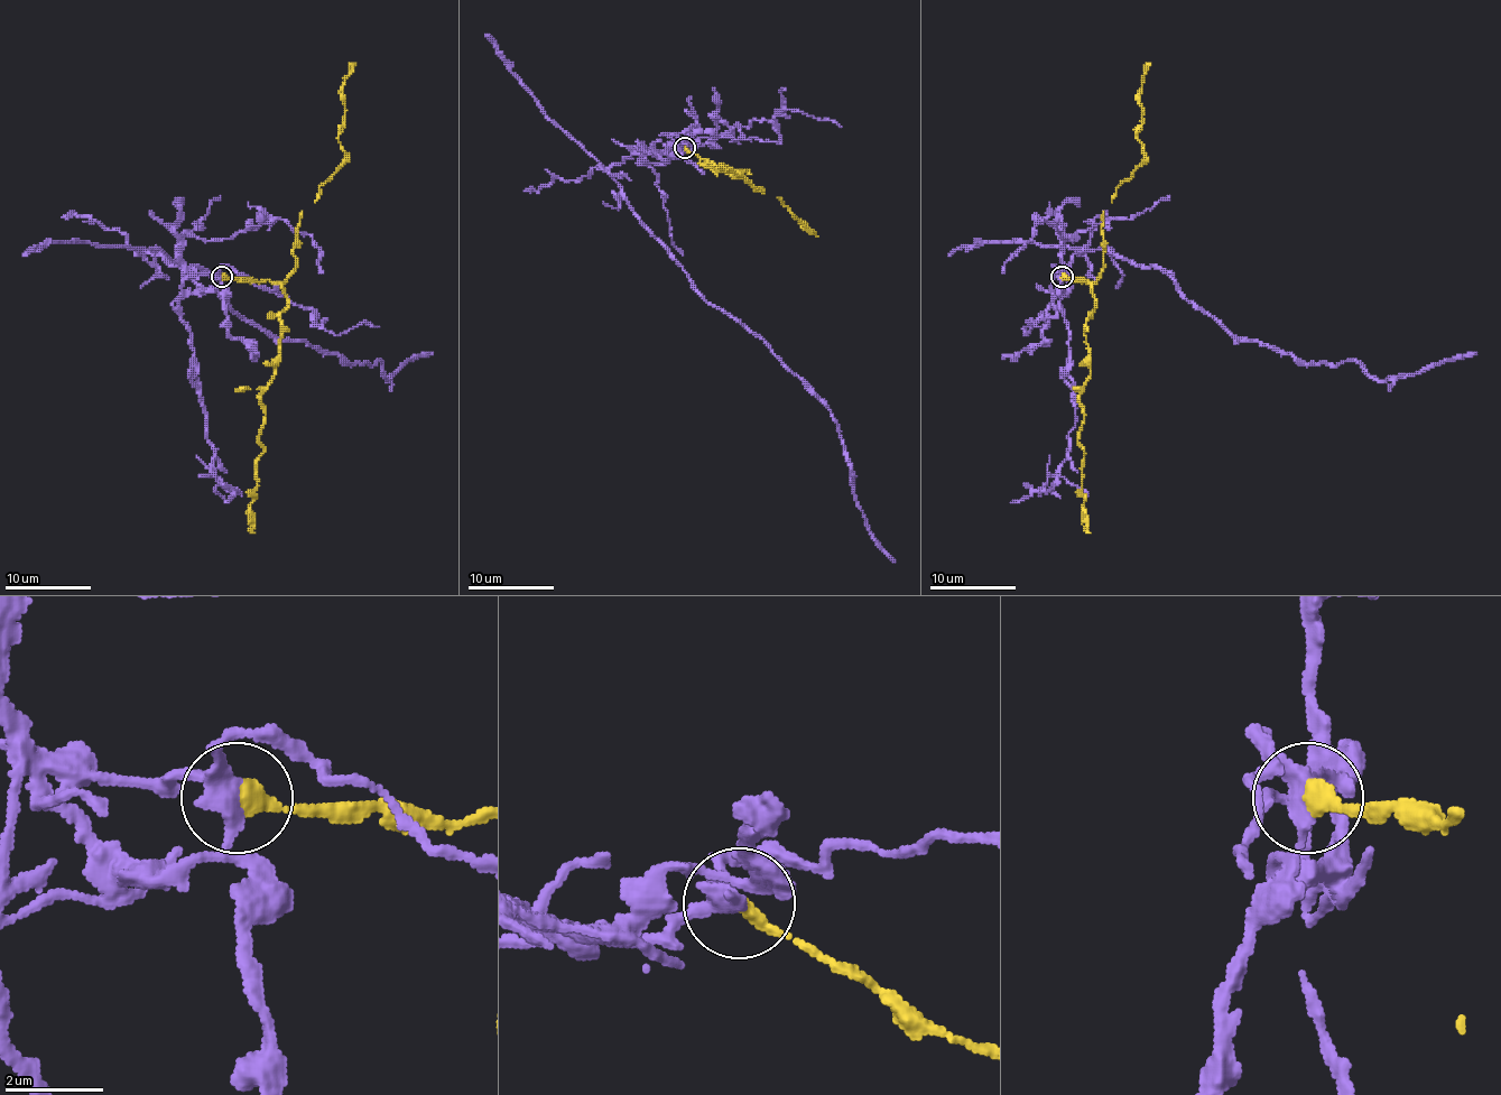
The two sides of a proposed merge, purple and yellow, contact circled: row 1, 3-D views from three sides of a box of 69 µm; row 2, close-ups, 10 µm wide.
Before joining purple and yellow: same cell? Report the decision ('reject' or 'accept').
reject

